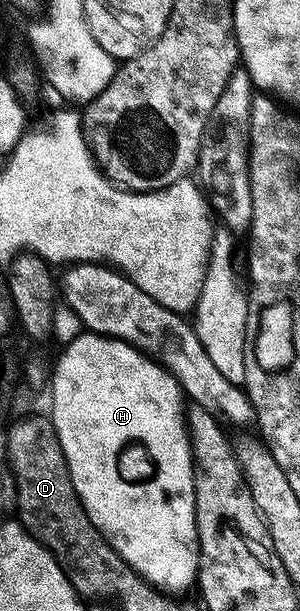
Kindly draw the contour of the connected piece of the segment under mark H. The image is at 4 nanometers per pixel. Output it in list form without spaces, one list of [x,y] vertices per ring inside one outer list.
[[[90,331],[65,345],[58,356],[58,365],[52,368],[52,379],[49,381],[48,397],[50,409],[48,415],[54,422],[54,429],[60,438],[60,446],[64,450],[64,458],[68,462],[68,470],[72,478],[72,486],[76,486],[76,494],[84,506],[90,521],[105,540],[128,562],[128,566],[137,572],[142,579],[153,584],[155,588],[167,593],[182,592],[193,585],[198,578],[198,527],[194,521],[194,458],[190,455],[190,433],[188,431],[188,412],[184,407],[184,393],[177,379],[157,359],[134,347],[124,340],[115,340],[110,336],[99,336]]]

